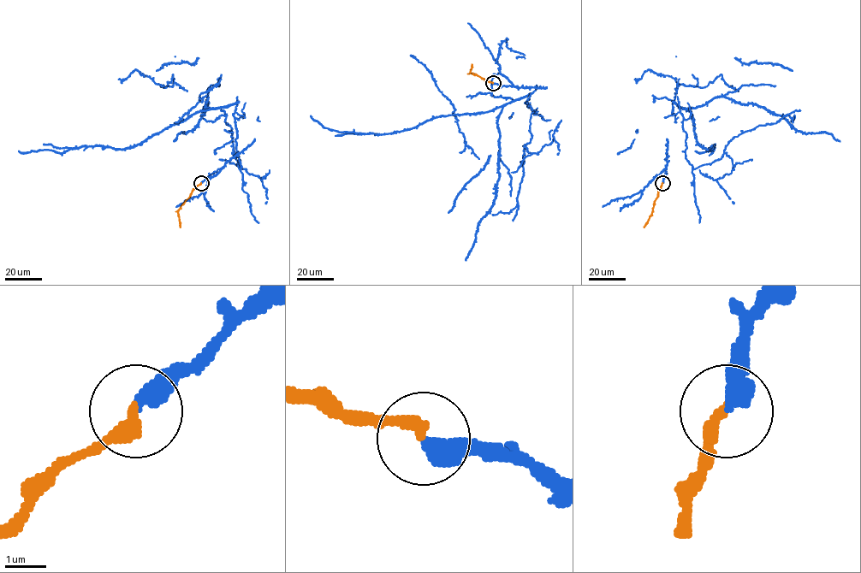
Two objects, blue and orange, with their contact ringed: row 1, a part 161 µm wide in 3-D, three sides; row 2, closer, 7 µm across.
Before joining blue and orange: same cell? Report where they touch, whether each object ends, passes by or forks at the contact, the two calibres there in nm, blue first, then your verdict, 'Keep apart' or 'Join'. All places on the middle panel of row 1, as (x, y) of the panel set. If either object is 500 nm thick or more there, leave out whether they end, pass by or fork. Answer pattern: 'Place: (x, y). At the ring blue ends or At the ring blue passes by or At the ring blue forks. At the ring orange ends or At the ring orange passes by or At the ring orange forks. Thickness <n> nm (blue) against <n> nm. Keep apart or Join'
Place: (493, 83). At the ring blue ends. At the ring orange ends. Thickness 420 nm (blue) against 340 nm. Join

